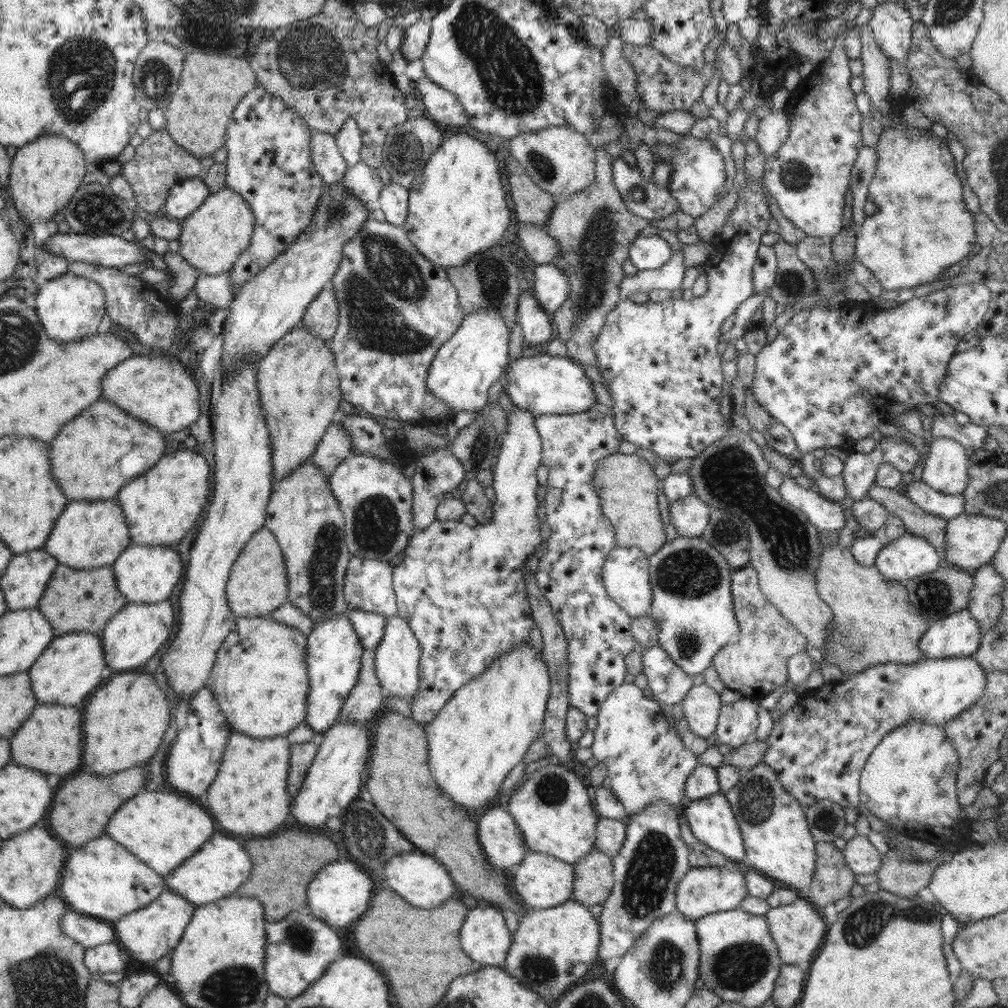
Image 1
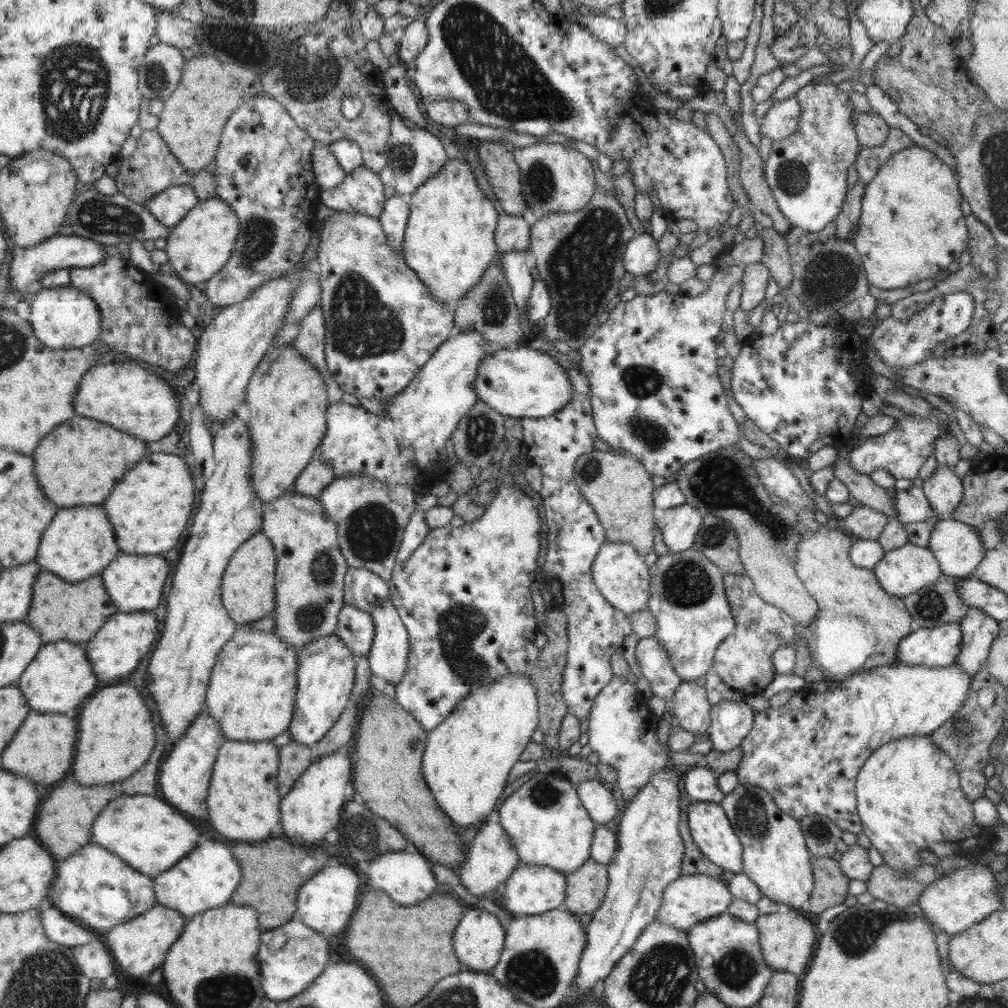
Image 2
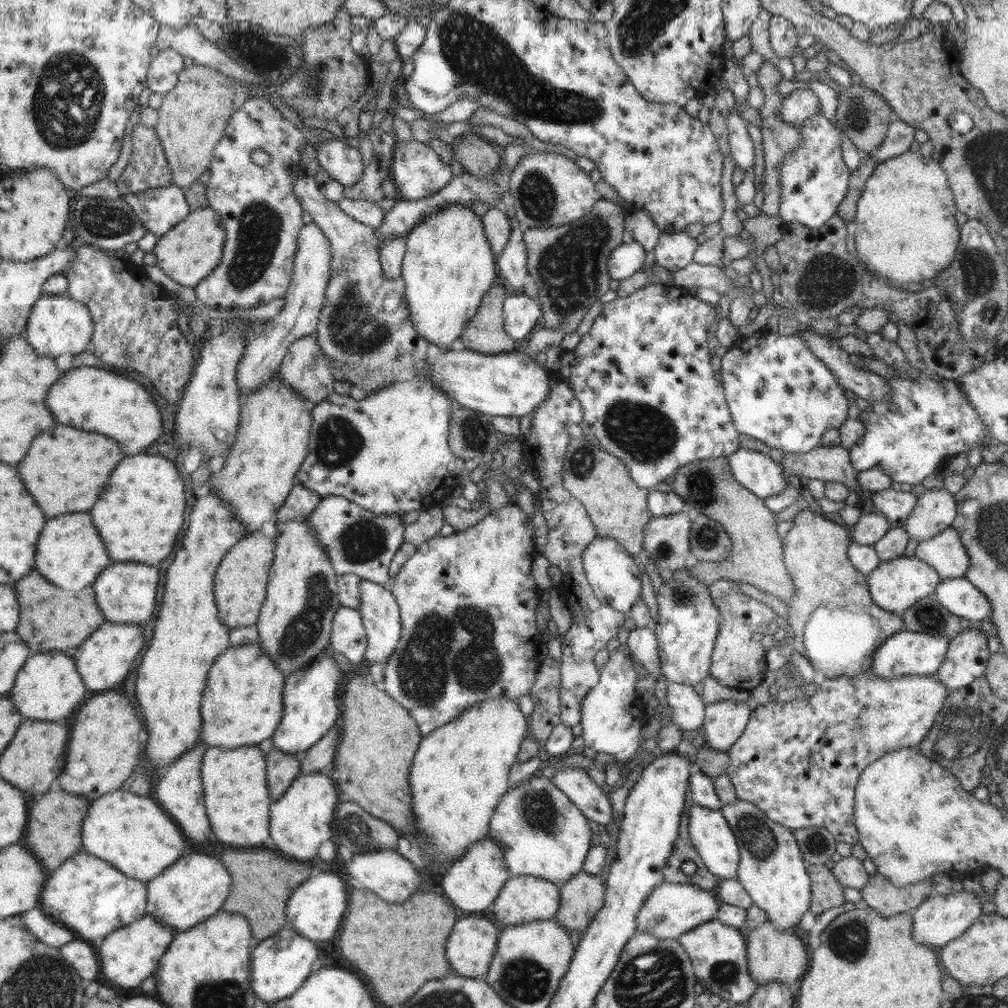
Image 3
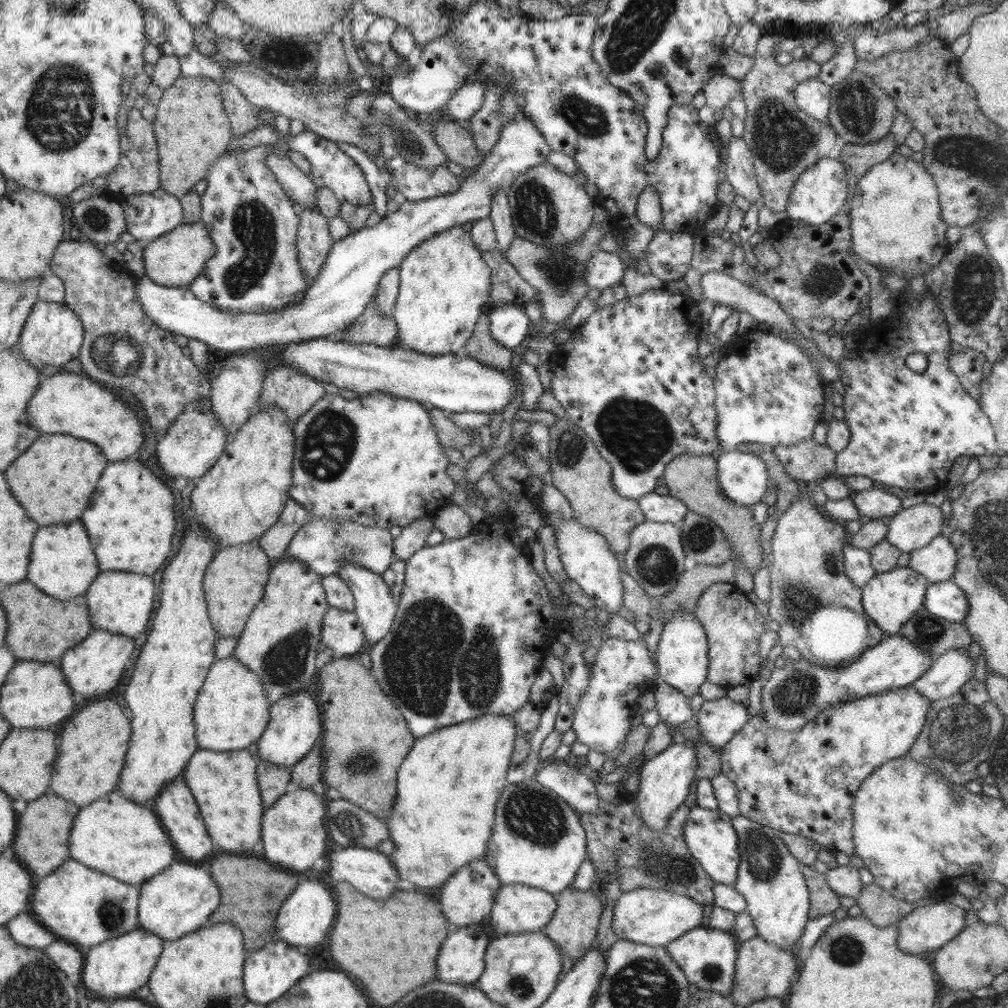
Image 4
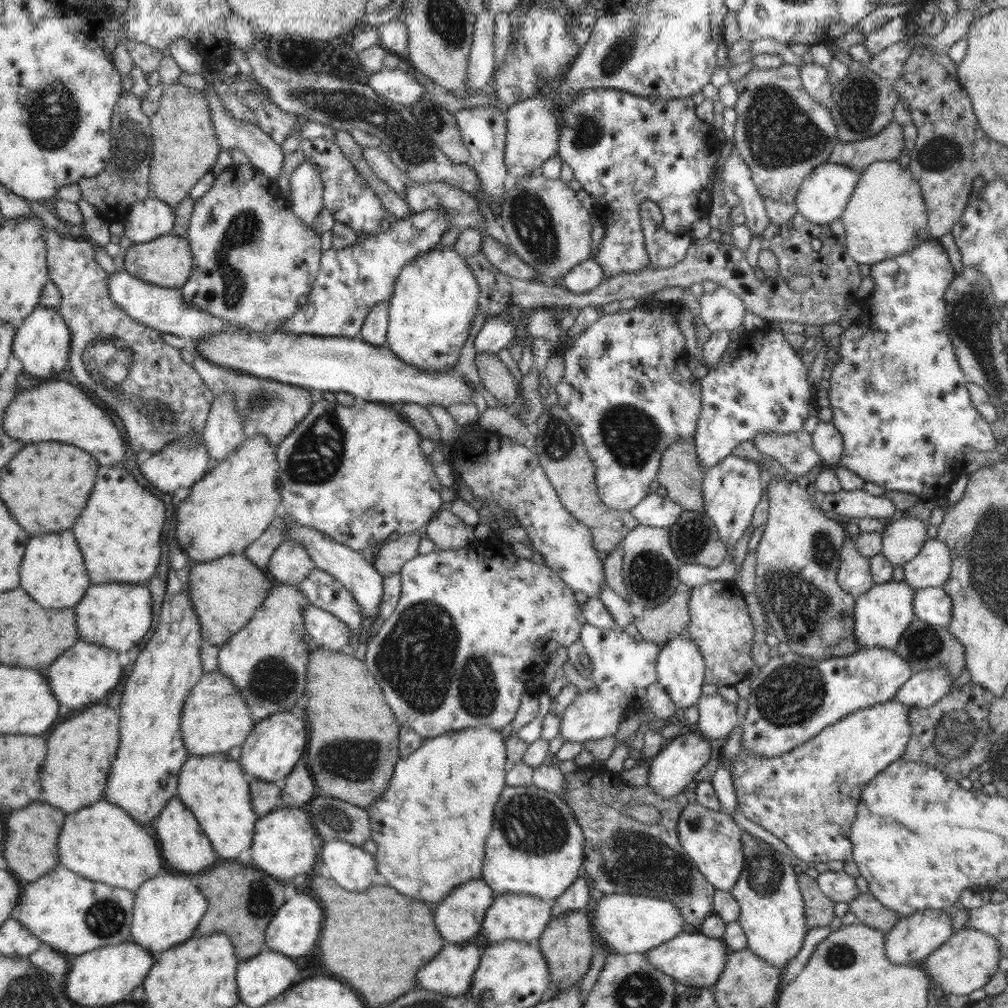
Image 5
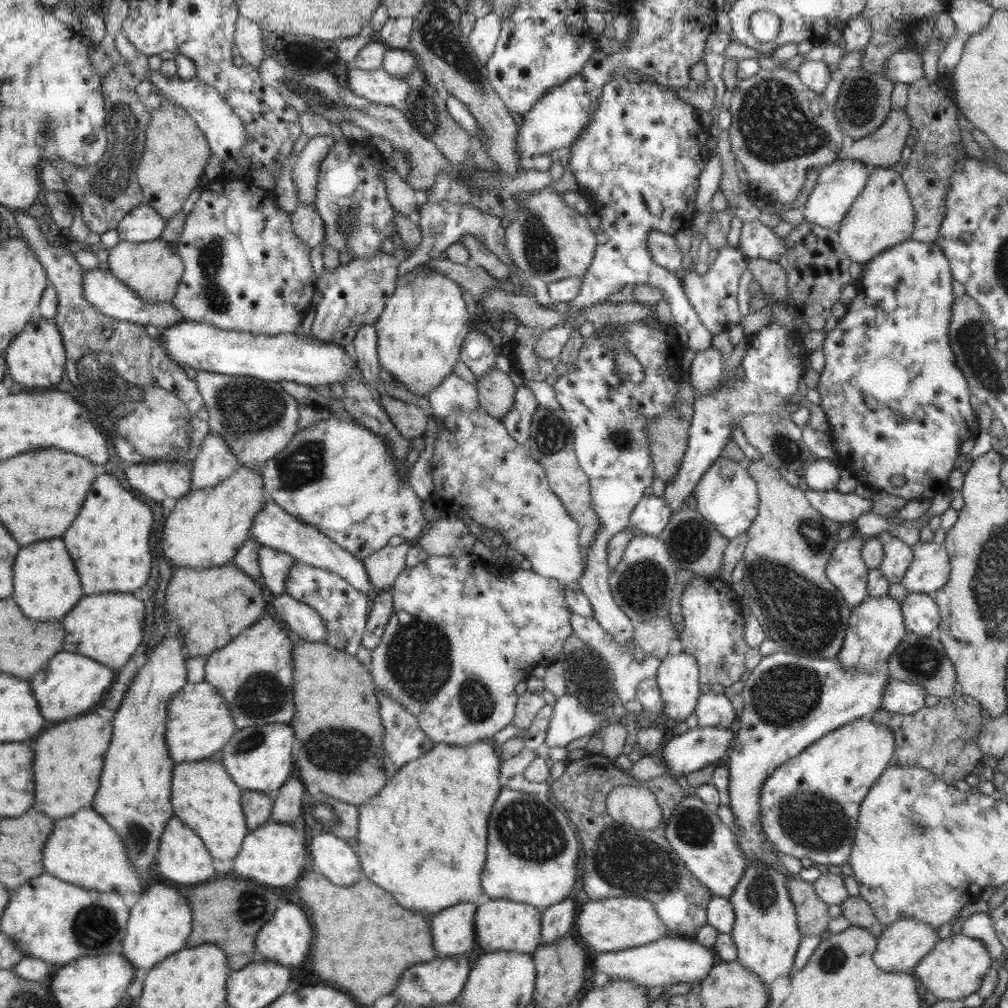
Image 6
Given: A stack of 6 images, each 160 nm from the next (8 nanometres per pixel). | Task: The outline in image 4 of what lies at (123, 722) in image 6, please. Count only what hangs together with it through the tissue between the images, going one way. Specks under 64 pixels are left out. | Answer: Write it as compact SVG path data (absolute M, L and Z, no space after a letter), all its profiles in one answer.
M196 524L196 527L188 531L177 557L164 568L160 588L163 592L160 608L154 616L152 630L140 650L130 682L124 690L123 697L132 714L131 735L117 788L122 796L136 804L153 804L160 791L183 774L190 757L199 750L195 737L193 710L198 691L202 688L211 664L215 661L215 642L220 638L212 628L208 617L202 581L207 564L210 564L218 550L218 545L206 534L203 526Z

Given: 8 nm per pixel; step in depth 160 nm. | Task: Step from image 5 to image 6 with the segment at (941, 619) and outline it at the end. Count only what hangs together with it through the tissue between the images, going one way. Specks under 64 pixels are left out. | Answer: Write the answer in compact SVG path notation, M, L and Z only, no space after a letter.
M909 592L900 603L907 632L918 636L937 633L940 623L940 608L929 593Z

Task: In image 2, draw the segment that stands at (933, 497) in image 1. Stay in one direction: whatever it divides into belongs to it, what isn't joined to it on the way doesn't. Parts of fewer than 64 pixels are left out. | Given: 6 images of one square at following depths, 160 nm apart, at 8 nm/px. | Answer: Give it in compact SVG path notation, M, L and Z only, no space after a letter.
M912 486L908 490L893 489L893 494L894 500L896 500L896 515L902 525L914 522L931 521L937 523L940 521L920 488Z

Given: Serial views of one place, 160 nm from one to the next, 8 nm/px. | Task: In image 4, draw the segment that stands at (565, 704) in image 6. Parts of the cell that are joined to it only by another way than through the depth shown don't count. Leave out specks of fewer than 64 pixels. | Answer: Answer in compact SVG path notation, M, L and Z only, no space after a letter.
M608 637L601 642L595 663L589 666L588 688L575 708L571 726L576 733L576 741L588 746L589 750L606 754L620 748L620 744L624 746L626 735L632 728L630 719L636 710L636 706L626 701L626 692L634 686L650 686L657 674L646 645L644 638L629 641Z

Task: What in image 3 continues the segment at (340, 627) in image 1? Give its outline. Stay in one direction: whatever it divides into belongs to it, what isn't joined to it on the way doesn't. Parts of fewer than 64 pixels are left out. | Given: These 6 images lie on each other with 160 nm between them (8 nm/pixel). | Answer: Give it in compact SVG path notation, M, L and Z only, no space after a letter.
M327 649L325 651L323 651L322 653L320 653L316 659L314 659L313 661L313 664L309 664L309 666L305 666L304 668L301 668L301 670L297 670L296 672L292 672L288 675L286 675L285 677L285 685L284 685L284 688L283 688L283 691L282 691L282 702L283 702L283 713L282 713L282 718L279 720L279 723L278 723L278 726L276 727L276 730L274 731L274 734L271 736L271 739L273 740L273 746L282 751L282 753L286 753L288 755L294 755L294 756L301 756L303 755L306 751L308 751L312 746L314 746L314 744L316 744L325 734L326 732L328 732L328 730L330 730L331 728L333 728L335 726L335 724L339 723L339 716L340 716L340 713L341 713L341 709L340 709L340 697L336 696L336 692L338 692L338 686L340 686L340 682L342 682L342 680L345 680L345 679L342 679L342 677L346 677L344 675L342 675L342 673L340 673L340 669L338 668L338 665L336 664L336 661L334 661L334 659L332 659L332 652Z

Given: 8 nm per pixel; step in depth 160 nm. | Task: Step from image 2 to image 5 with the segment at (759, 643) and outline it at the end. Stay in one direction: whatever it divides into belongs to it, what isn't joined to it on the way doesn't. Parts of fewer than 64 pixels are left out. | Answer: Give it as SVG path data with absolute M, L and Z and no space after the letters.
M718 580L704 583L691 588L690 600L688 601L690 623L687 638L693 640L700 649L705 660L704 684L716 686L736 685L741 680L748 678L750 669L756 666L750 657L751 644L754 639L754 626L750 618L744 595L733 581Z

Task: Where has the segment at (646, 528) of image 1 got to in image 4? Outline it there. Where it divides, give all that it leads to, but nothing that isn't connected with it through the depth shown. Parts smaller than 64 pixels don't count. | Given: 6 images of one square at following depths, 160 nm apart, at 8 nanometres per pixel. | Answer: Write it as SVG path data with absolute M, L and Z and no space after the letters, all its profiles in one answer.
M558 412L557 421L549 427L549 435L549 470L554 487L570 500L576 522L604 536L610 551L624 560L630 548L630 531L645 522L638 499L626 499L614 489L612 467L600 456L590 437L570 422L568 416Z

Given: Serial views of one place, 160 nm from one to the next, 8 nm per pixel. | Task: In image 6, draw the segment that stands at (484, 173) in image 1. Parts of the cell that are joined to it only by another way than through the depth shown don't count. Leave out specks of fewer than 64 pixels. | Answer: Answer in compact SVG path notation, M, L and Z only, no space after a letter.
M419 265L398 277L392 296L375 322L377 357L383 373L416 396L427 397L453 372L465 336L474 328L460 285L433 268Z

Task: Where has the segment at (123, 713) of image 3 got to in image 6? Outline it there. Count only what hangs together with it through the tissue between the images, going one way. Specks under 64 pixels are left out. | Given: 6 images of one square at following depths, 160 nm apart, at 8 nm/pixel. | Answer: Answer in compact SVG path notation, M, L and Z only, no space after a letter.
M105 712L86 713L68 721L56 724L54 728L48 729L44 734L36 737L34 742L34 790L36 798L32 808L38 812L44 812L54 822L62 818L68 818L82 808L91 807L94 795L100 786L100 775L103 769L104 757L109 748L112 738L113 724L110 715Z

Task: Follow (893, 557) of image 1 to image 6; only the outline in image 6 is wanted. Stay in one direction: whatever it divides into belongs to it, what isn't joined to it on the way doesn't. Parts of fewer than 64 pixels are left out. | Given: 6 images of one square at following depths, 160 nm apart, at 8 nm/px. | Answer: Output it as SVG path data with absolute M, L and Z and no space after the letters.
M888 594L878 598L868 595L858 606L852 608L843 645L835 659L846 668L858 672L874 672L886 665L906 633L900 600Z

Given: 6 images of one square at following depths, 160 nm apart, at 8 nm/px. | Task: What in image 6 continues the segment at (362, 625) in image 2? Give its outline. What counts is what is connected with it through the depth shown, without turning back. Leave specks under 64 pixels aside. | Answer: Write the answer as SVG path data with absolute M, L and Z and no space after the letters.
M284 592L273 600L272 610L287 630L296 632L304 641L325 642L325 620L322 620L314 608Z

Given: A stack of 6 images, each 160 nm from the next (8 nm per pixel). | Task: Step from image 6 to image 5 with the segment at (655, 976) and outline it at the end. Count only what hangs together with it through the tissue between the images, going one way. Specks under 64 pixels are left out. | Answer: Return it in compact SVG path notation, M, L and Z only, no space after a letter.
M686 929L672 940L659 944L645 954L650 965L654 965L654 969L678 980L678 983L690 987L712 988L716 986L718 978L726 968L726 961L728 961L726 950L728 947L722 938L710 938L693 929Z

